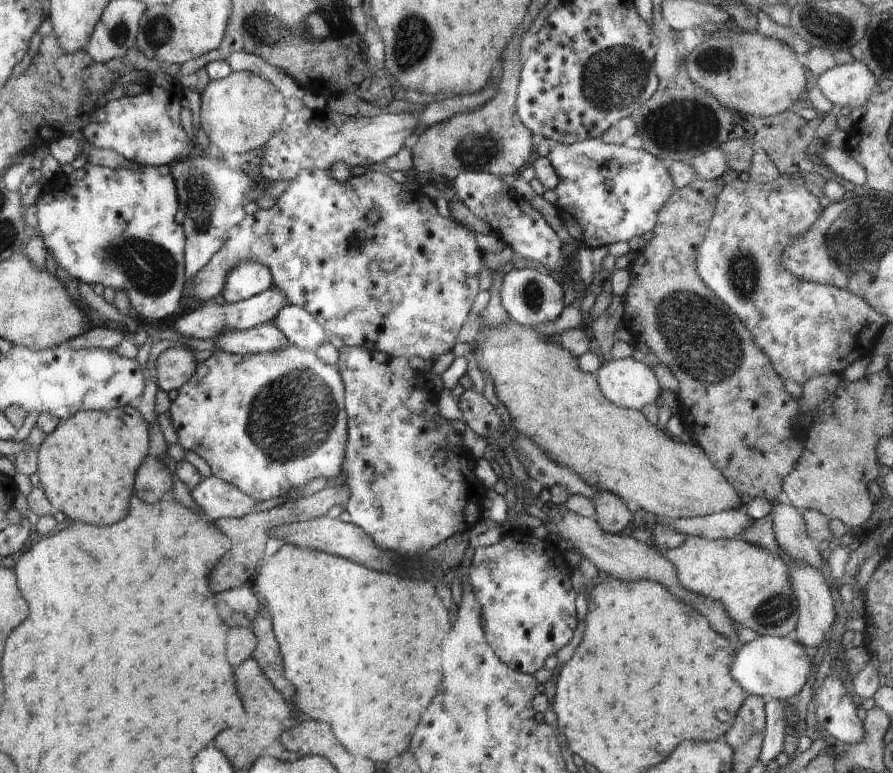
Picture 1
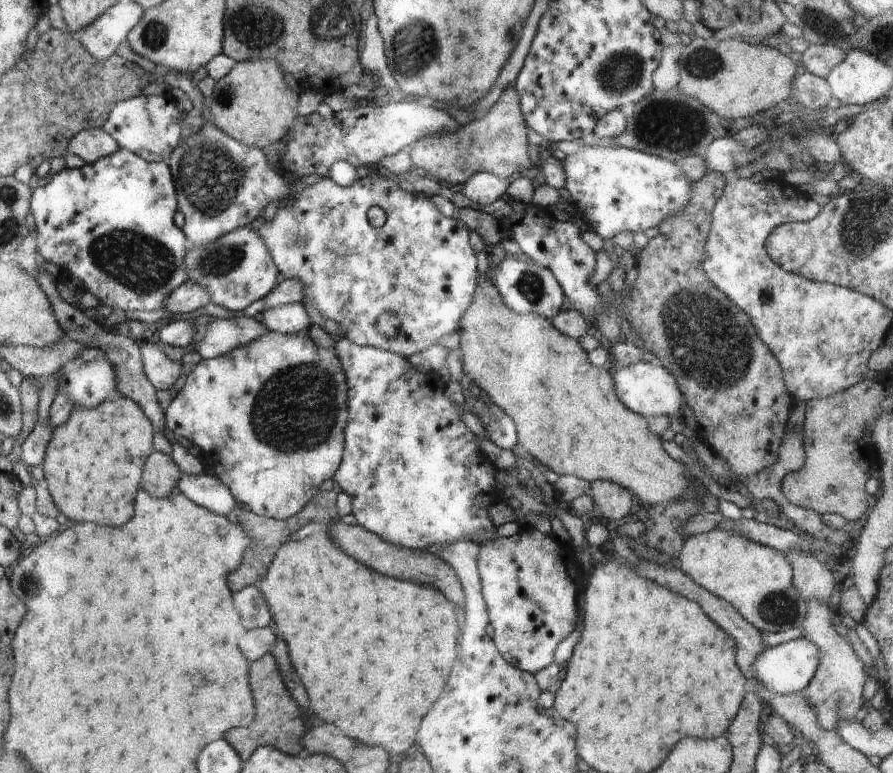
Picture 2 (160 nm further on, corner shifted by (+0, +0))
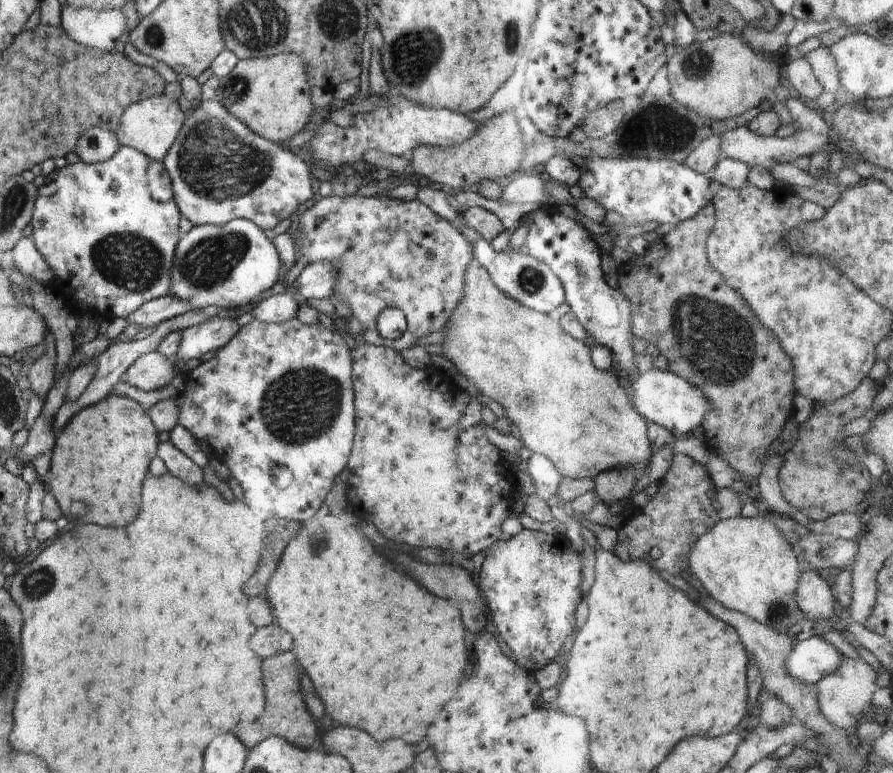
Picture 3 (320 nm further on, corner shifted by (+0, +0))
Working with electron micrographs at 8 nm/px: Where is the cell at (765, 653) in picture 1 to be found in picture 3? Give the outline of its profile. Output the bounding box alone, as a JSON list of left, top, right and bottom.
[786,633,841,684]

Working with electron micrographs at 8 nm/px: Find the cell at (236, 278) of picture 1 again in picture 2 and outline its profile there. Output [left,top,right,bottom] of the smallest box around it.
[185,226,279,312]

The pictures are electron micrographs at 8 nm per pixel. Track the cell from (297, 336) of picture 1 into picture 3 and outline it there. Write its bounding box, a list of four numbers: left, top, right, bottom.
[251,292,298,323]

